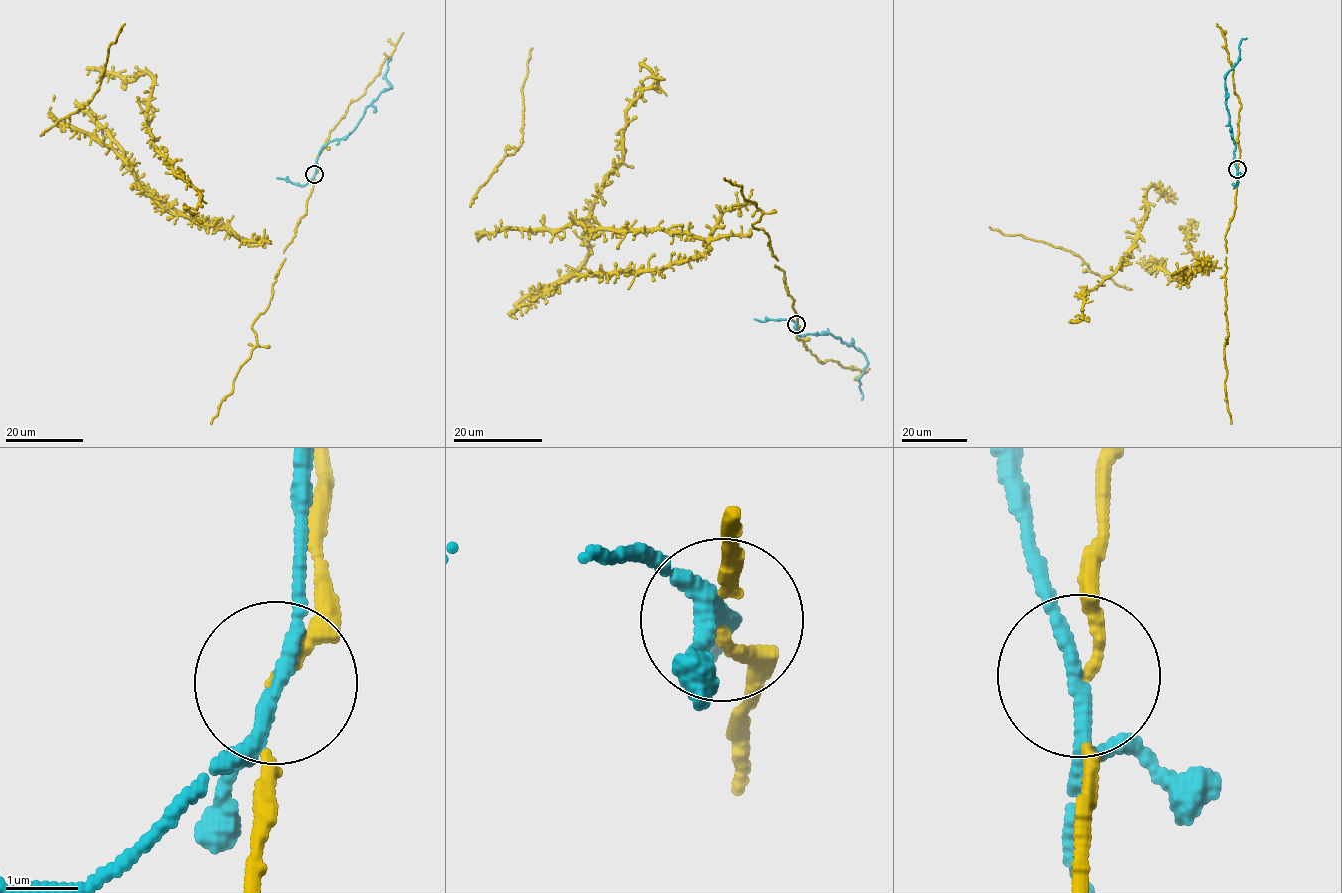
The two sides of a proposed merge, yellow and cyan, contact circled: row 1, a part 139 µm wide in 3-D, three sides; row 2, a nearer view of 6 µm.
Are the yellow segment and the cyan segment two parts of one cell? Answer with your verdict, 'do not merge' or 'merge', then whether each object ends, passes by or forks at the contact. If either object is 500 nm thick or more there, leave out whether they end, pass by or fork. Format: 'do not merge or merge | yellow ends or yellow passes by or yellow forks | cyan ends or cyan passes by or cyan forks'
do not merge | yellow passes by | cyan passes by

